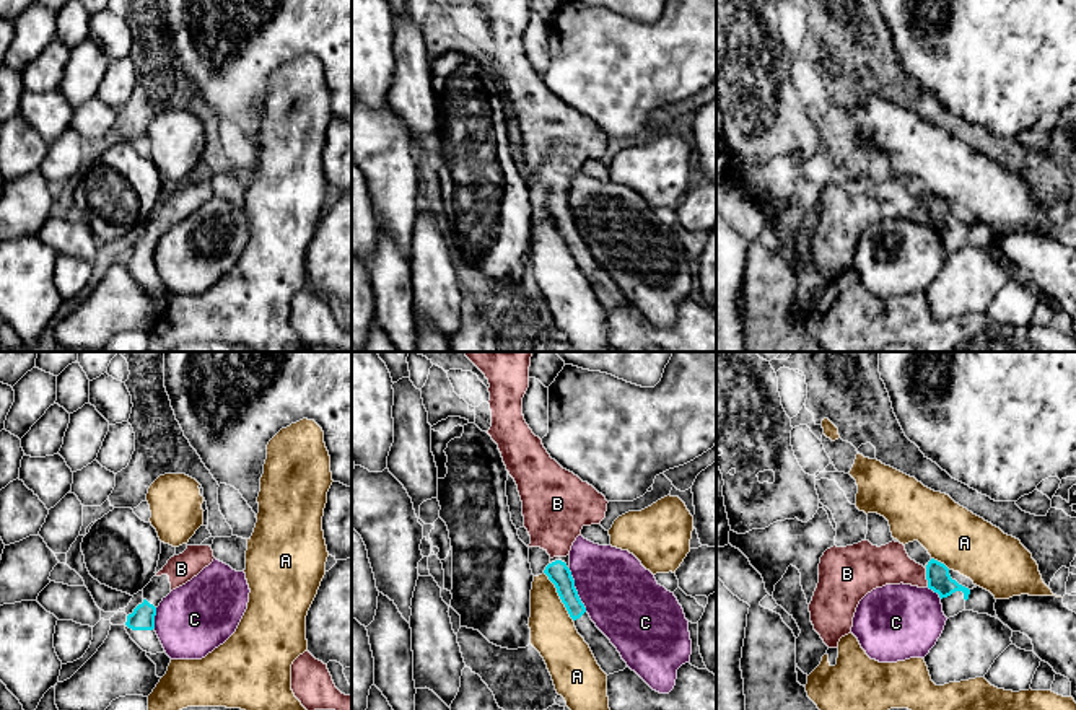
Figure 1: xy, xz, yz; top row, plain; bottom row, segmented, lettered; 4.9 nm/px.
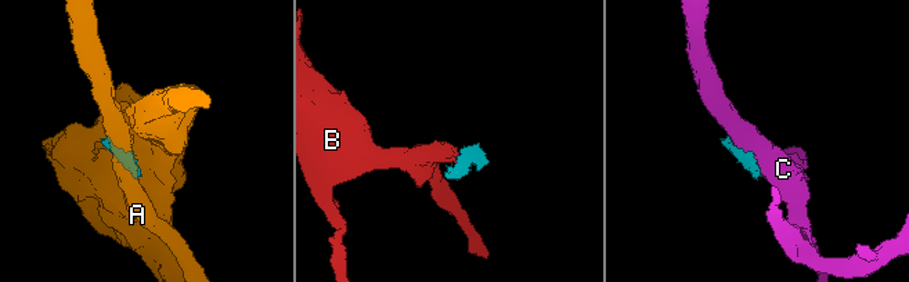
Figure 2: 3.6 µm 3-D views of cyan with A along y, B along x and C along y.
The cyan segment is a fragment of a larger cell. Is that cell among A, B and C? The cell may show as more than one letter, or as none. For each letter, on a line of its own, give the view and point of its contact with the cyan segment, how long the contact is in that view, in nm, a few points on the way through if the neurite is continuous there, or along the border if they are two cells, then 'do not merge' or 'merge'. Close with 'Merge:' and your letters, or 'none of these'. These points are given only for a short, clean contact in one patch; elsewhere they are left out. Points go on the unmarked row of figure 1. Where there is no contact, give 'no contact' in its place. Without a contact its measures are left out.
A: xz (559, 230) | 280 nm | along xz (544, 207), (573, 254) | do not merge
B: yz (927, 212) | 90 nm | across yz (938, 212), (927, 212), (889, 199) | merge
C: xz (575, 225) | 240 nm | do not merge
Merge: B

